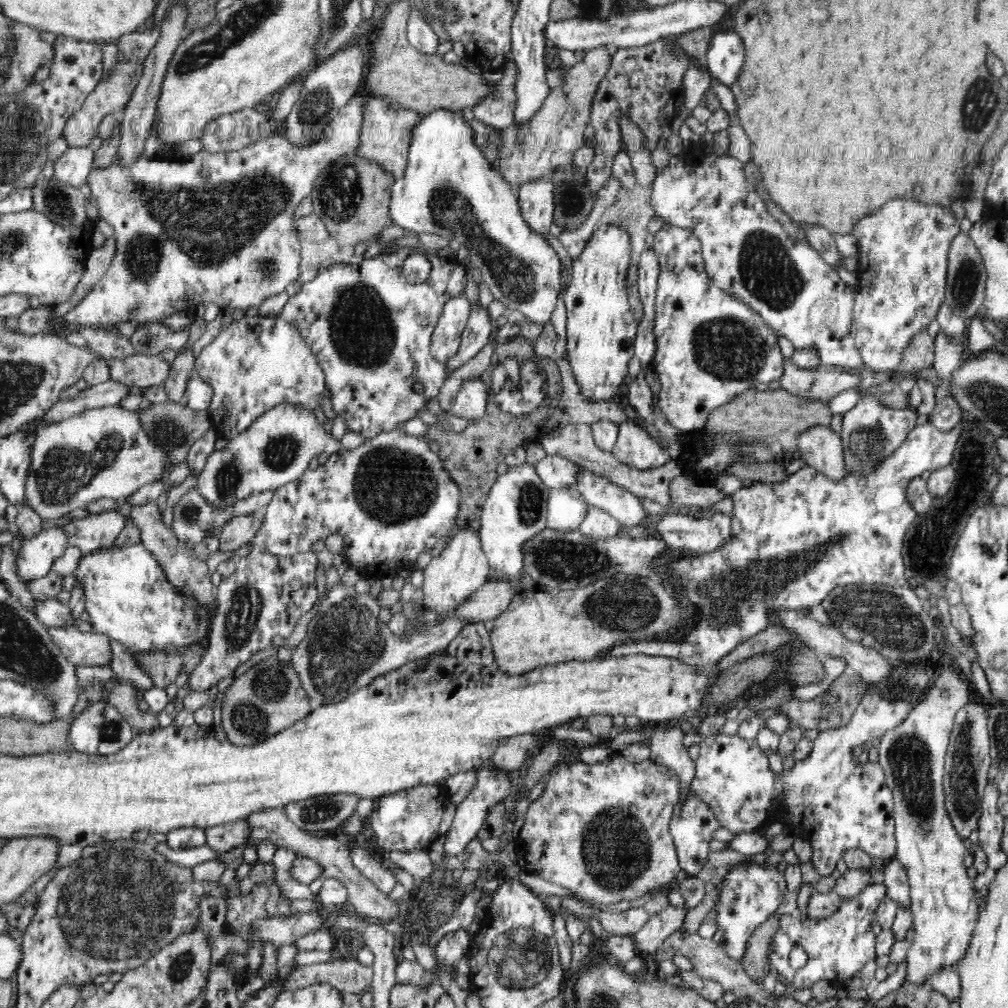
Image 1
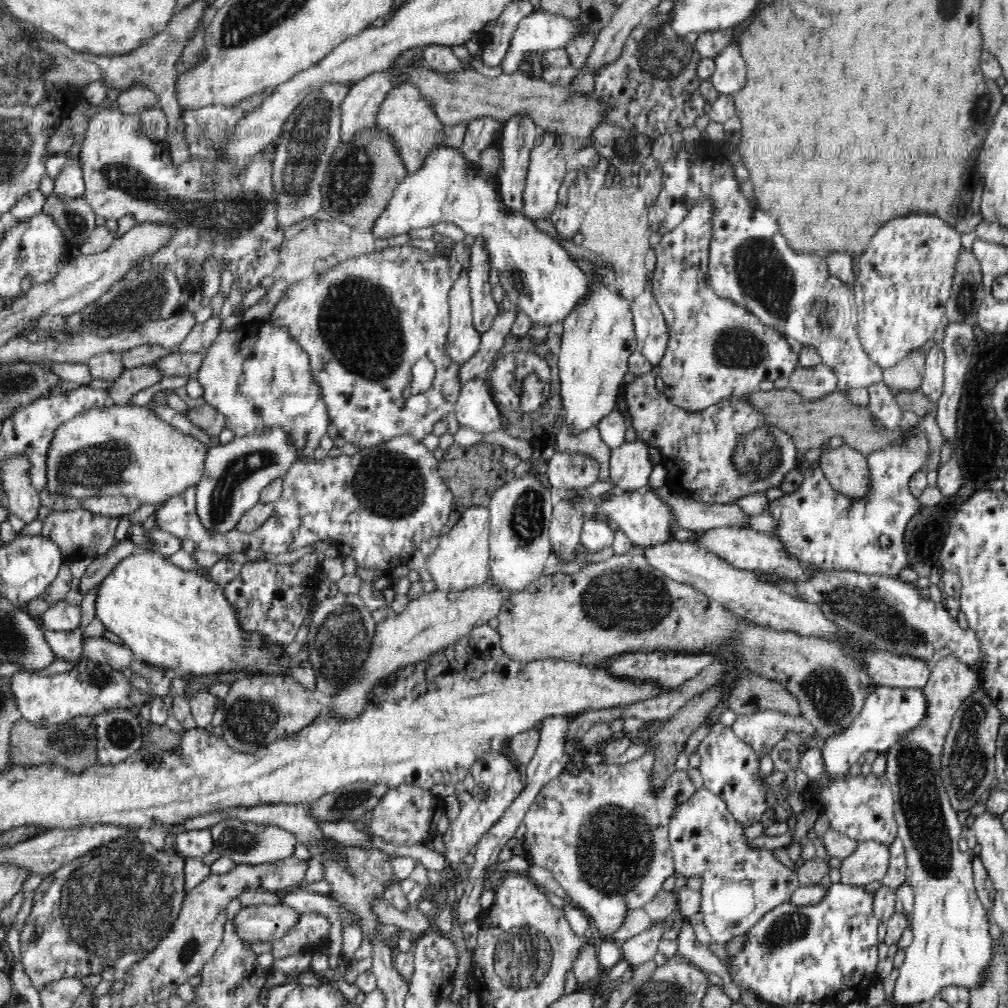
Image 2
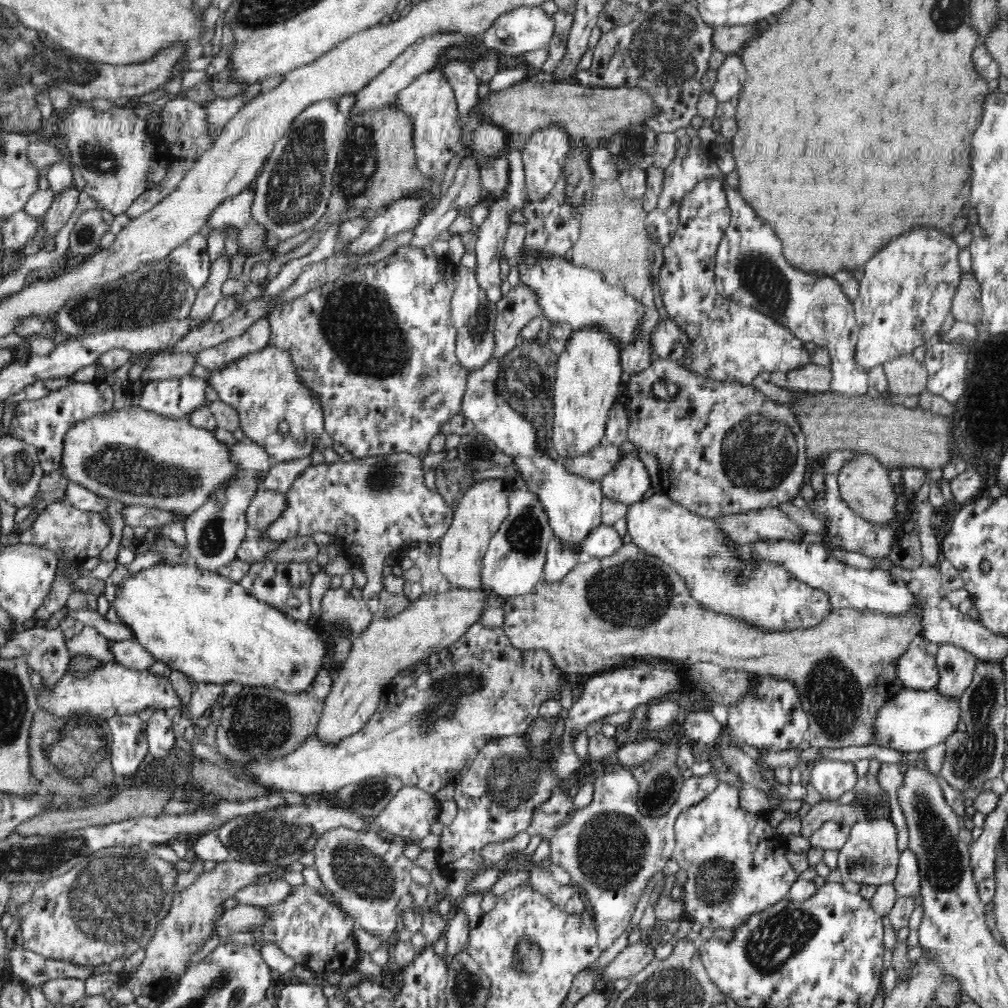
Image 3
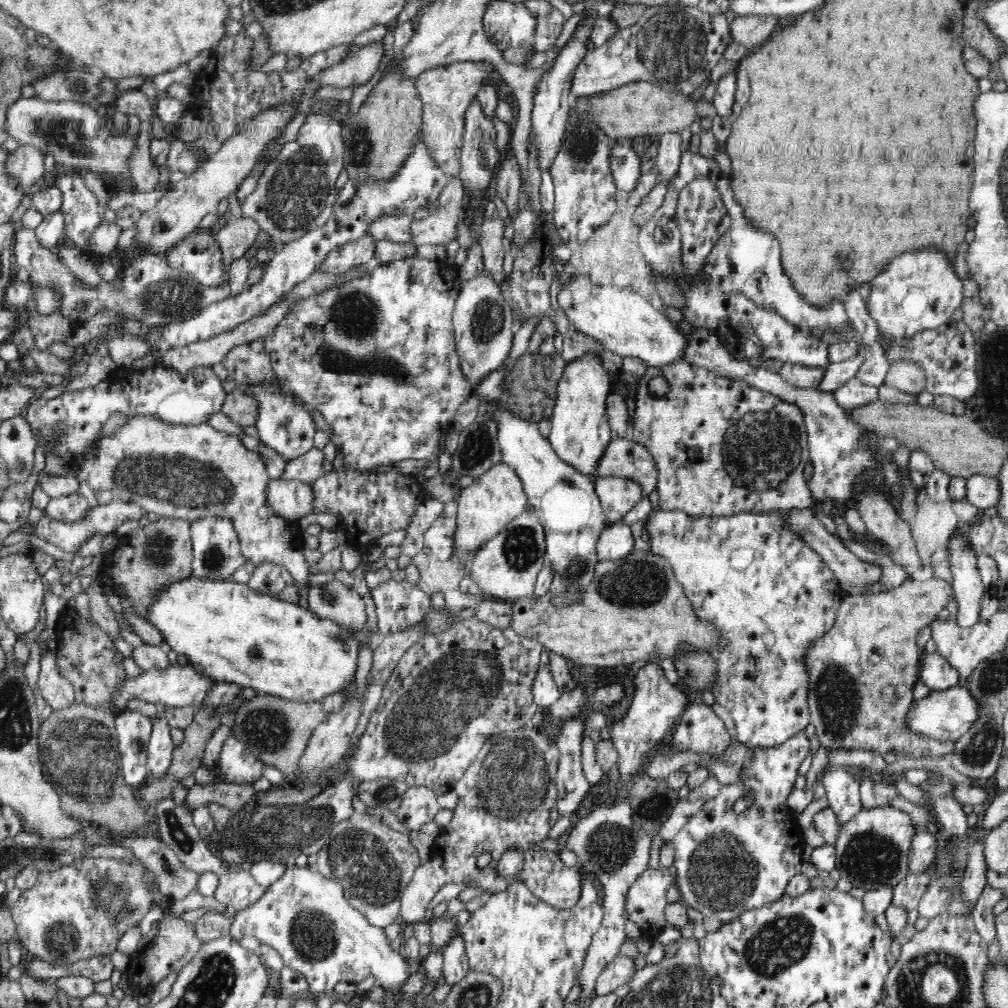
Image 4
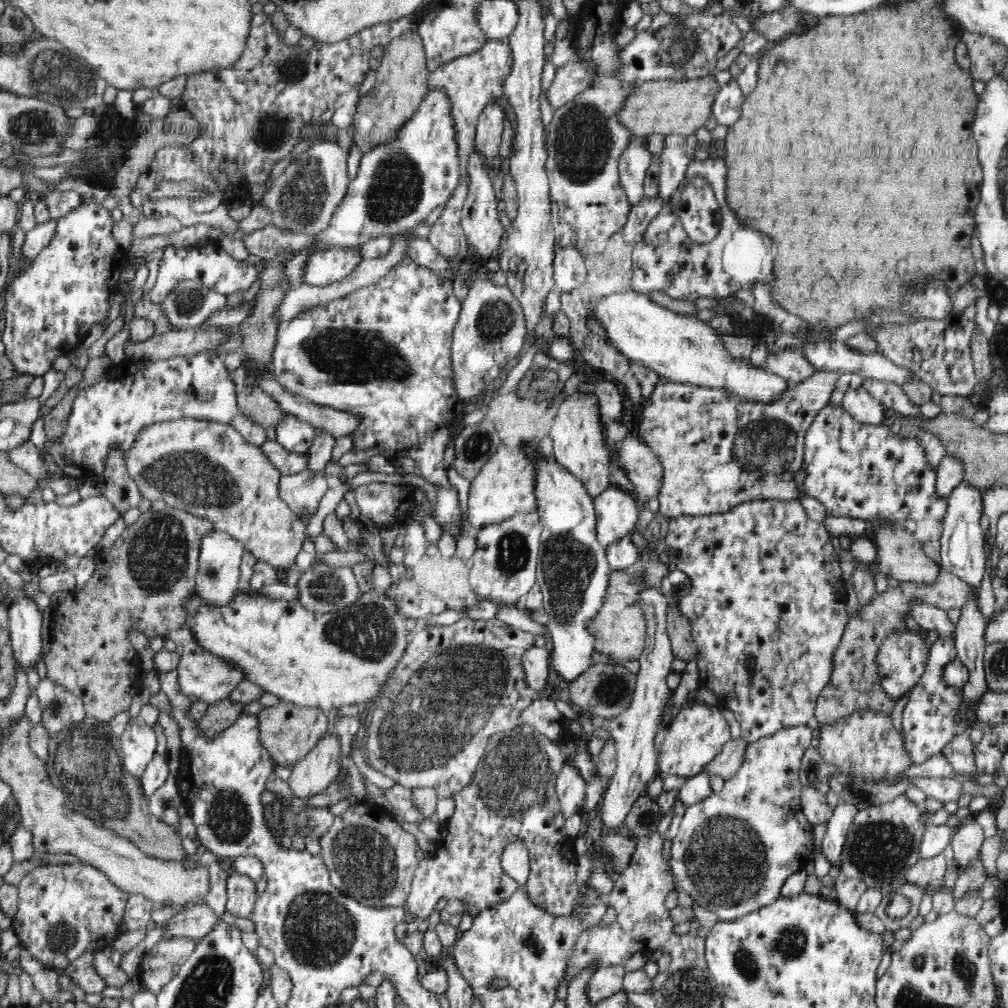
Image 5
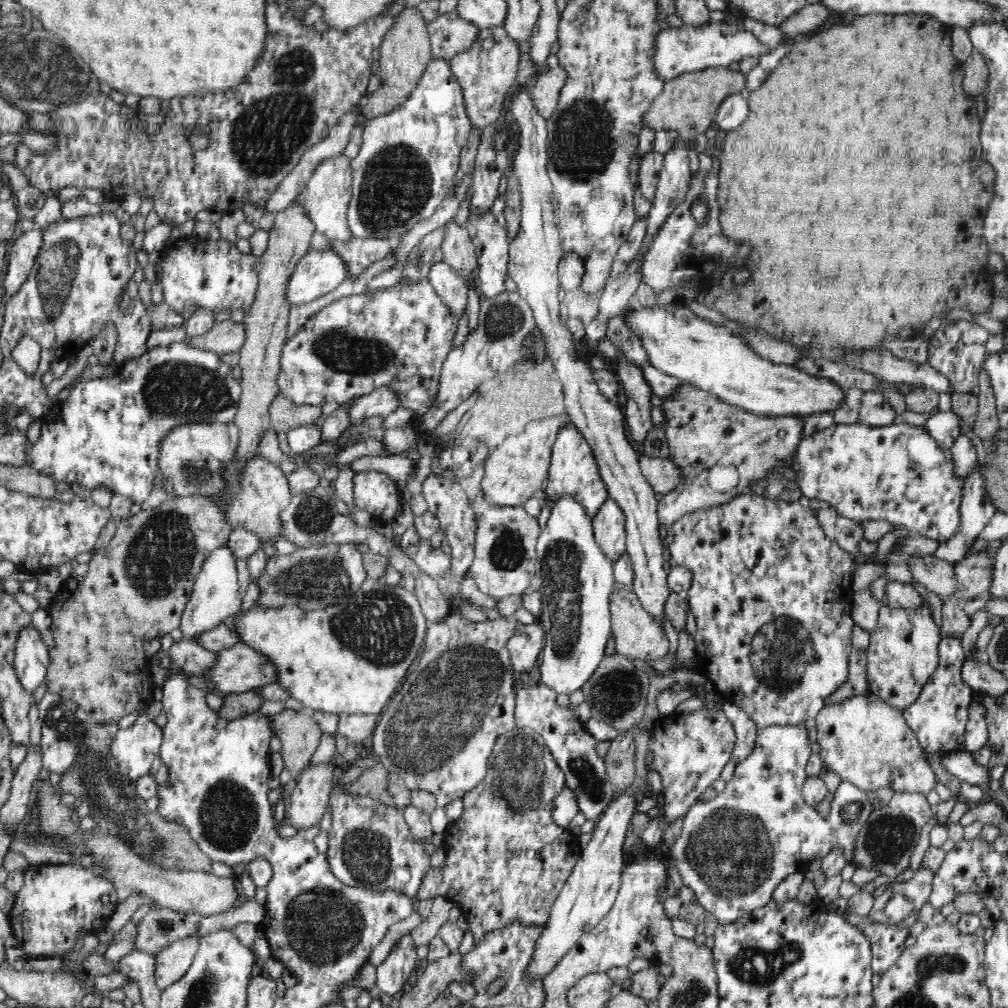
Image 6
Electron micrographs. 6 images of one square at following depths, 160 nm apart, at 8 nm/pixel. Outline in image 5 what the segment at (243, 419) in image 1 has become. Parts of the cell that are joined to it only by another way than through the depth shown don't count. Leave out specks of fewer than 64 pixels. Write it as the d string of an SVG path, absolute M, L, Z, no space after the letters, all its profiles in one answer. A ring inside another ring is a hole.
M287 414L276 427L276 441L285 450L305 454L313 444L315 429L299 417Z

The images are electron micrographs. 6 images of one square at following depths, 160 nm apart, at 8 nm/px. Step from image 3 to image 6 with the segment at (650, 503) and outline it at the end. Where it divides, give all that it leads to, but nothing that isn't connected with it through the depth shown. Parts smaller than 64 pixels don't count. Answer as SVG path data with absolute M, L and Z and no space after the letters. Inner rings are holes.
M752 492L720 506L685 514L668 527L665 546L677 565L690 570L693 576L686 601L697 626L696 635L693 637L696 641L694 660L698 665L694 671L705 676L708 687L713 689L722 701L740 707L754 721L756 730L774 725L796 726L814 719L817 712L825 706L827 697L835 693L848 678L848 656L852 652L850 636L854 626L854 619L851 617L854 593L852 574L855 571L854 564L857 564L854 556L826 537L816 513L810 508L800 505L798 501L770 500Z

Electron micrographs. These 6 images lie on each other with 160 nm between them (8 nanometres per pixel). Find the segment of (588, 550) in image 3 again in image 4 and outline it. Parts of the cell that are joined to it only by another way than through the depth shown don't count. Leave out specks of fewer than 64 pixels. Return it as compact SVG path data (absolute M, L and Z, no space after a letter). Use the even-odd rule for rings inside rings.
M616 524L605 528L596 542L598 561L616 561L634 550L632 532L627 525Z

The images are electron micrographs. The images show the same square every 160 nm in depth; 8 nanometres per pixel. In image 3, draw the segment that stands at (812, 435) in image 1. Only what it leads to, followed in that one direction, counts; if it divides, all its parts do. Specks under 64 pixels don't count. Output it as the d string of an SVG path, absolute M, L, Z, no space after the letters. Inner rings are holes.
M855 452L855 456L838 470L836 485L842 500L868 522L888 525L895 520L896 496L888 470L869 453Z

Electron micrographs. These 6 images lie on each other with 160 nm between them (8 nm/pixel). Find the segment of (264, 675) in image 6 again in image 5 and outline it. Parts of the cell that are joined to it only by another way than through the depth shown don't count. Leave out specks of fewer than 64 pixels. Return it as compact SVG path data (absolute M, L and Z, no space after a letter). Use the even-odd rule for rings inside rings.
M184 652L176 671L179 690L209 706L228 698L232 688L246 680L243 671L219 655Z

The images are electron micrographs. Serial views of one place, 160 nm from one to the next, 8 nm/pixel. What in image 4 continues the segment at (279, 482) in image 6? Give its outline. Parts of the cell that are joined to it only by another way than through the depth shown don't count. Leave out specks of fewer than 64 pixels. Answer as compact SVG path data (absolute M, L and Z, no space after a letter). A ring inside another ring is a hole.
M135 416L113 434L99 435L90 450L83 454L80 464L75 464L78 479L84 481L94 493L100 491L126 490L132 501L160 517L183 518L185 521L220 514L233 521L240 539L241 552L246 561L258 566L273 563L284 566L295 580L295 585L304 594L313 586L308 580L308 564L301 553L303 532L297 519L282 518L267 506L268 470L258 454L244 447L236 435L212 429L206 422L194 425L170 425L160 418Z

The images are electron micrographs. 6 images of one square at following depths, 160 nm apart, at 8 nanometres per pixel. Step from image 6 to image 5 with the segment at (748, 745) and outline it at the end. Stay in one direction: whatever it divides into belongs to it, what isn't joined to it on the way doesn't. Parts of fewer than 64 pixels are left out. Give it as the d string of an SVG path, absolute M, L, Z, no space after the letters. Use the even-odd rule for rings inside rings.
M740 737L736 740L728 740L719 752L704 766L704 772L712 776L716 775L722 777L724 780L732 778L736 771L742 766L744 762L744 752L746 750L747 742Z

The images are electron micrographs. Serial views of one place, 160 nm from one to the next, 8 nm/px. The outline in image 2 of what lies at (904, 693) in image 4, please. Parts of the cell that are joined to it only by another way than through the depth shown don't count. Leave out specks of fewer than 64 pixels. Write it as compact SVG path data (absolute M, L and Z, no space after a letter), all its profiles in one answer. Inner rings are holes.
M641 547L631 549L623 556L614 555L606 562L594 563L578 570L572 576L546 576L548 582L556 580L548 592L511 592L504 600L496 617L500 647L511 659L529 663L536 659L556 659L580 664L600 664L622 653L645 652L714 652L728 648L738 662L752 673L781 682L786 690L800 702L801 714L816 728L823 739L847 729L863 709L866 698L878 687L860 667L856 659L842 653L840 641L826 641L820 637L780 632L762 626L748 624L722 603L698 592L689 584L680 584L662 572L654 570L646 561Z

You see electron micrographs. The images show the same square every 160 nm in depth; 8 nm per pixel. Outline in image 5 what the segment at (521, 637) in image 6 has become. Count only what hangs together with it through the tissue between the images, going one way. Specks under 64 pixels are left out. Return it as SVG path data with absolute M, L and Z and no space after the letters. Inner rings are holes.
M536 645L525 650L522 657L522 664L525 672L525 679L532 690L538 694L545 694L550 674L549 660L550 649L538 648Z

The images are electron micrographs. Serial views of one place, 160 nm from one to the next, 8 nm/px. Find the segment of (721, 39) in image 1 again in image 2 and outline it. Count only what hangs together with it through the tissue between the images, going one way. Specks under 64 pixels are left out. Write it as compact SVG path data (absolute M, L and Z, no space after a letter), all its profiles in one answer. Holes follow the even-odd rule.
M730 42L713 59L715 68L711 81L720 95L733 95L740 88L744 88L747 82L746 63L735 42Z

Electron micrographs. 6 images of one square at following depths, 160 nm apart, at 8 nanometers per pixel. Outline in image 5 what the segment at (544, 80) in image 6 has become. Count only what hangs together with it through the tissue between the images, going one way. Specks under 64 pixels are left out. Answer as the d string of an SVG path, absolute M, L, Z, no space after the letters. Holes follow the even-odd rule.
M570 61L556 70L555 81L548 86L548 90L544 90L544 98L548 98L548 106L557 109L576 98L593 82L594 72L591 68L582 68L580 64Z

